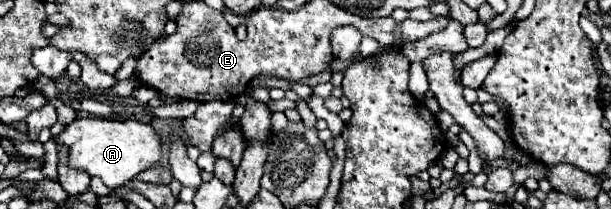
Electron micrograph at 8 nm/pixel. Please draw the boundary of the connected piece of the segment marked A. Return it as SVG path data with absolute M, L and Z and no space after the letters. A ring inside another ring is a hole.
M79 117L67 125L57 141L71 145L69 163L77 169L97 175L113 191L131 181L141 171L153 167L161 159L161 141L151 123L137 119L101 119L101 117Z

